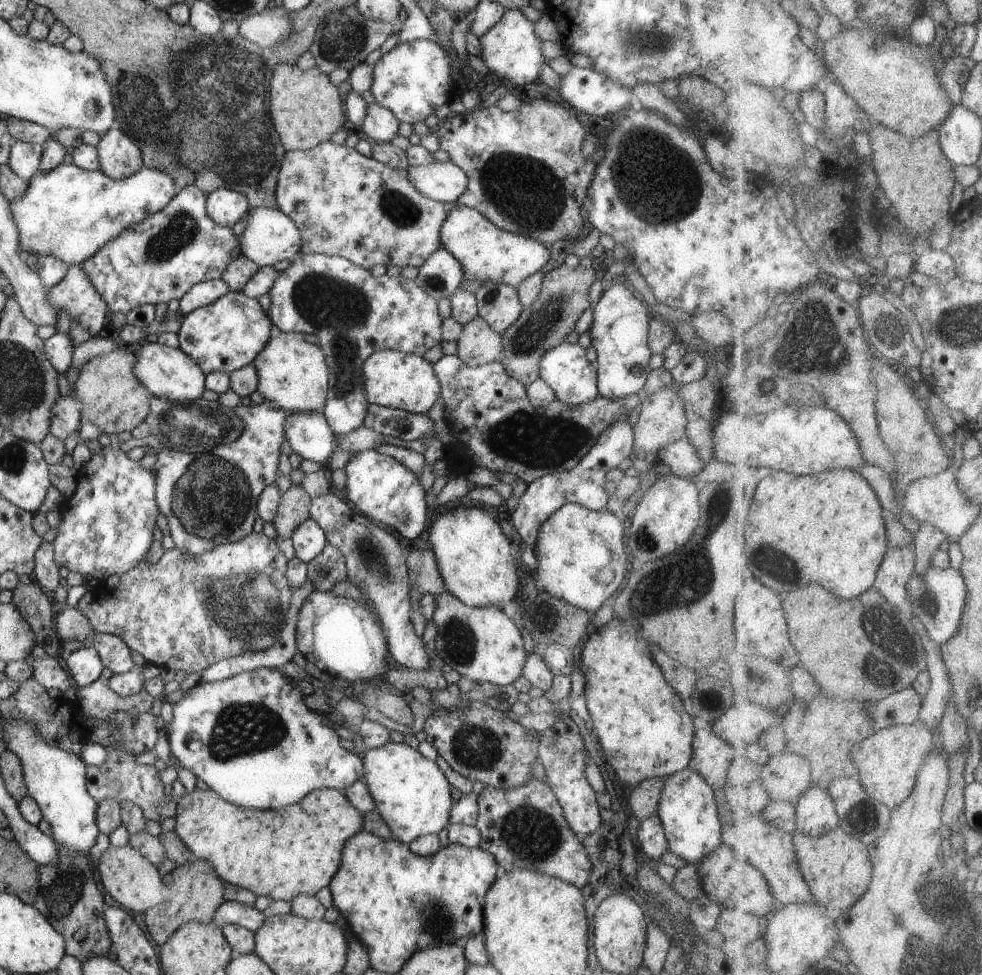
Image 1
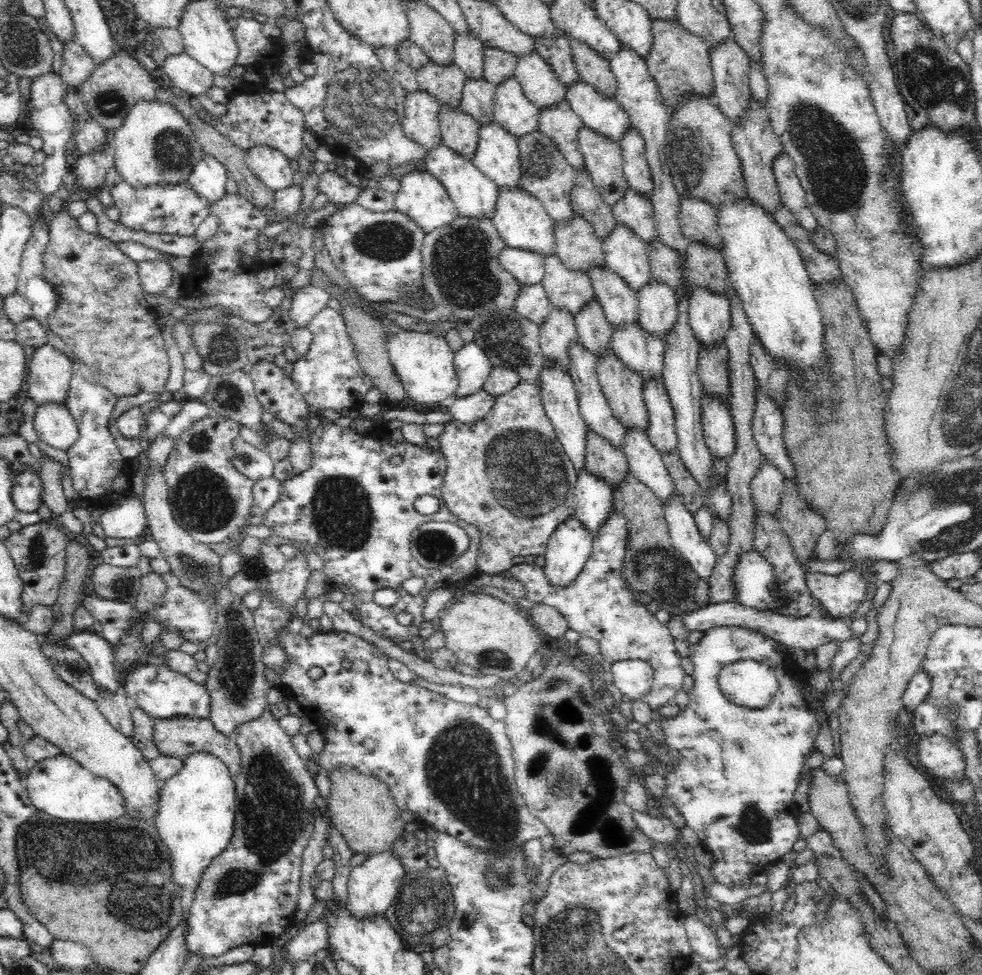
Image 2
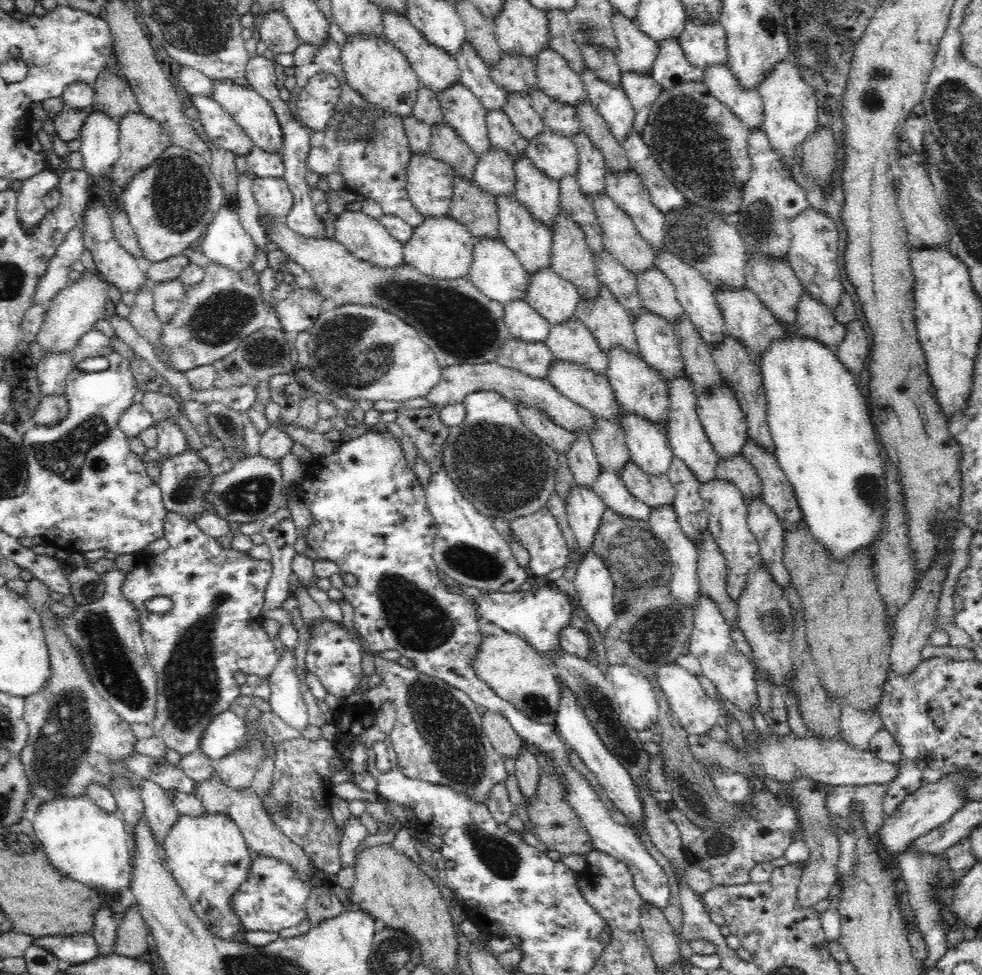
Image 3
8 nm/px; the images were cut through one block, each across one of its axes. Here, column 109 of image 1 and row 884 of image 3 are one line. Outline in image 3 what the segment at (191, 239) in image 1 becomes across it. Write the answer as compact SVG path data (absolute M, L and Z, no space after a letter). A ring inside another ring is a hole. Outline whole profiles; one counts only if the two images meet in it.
M252 854L252 864L248 868L248 878L240 884L230 907L238 915L241 928L246 931L261 930L280 932L284 928L298 926L307 918L307 901L311 892L310 878L305 880L283 860Z

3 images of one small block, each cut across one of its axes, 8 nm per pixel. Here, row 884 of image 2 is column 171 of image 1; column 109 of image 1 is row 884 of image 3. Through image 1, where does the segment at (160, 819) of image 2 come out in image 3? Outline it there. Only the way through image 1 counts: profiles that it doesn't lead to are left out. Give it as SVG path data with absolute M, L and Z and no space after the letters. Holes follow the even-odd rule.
M206 812L206 816L182 816L172 824L170 832L164 838L164 861L167 869L172 873L176 884L182 889L184 897L188 899L191 909L198 918L208 924L212 931L224 939L232 939L238 931L244 934L238 915L232 911L230 901L240 888L240 884L248 878L248 868L252 864L252 853L250 852L240 827L222 812Z

